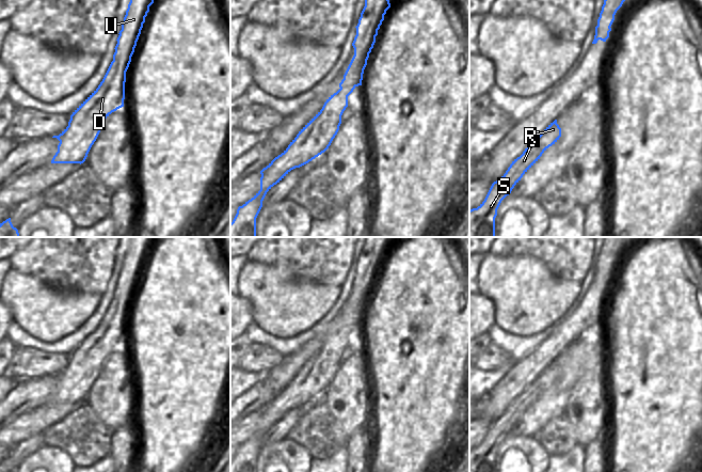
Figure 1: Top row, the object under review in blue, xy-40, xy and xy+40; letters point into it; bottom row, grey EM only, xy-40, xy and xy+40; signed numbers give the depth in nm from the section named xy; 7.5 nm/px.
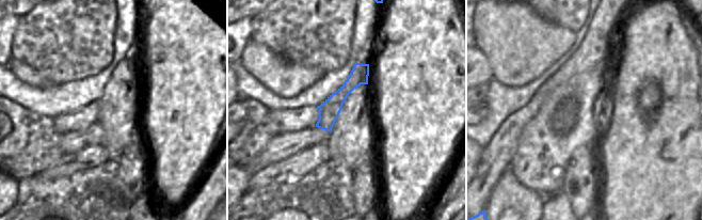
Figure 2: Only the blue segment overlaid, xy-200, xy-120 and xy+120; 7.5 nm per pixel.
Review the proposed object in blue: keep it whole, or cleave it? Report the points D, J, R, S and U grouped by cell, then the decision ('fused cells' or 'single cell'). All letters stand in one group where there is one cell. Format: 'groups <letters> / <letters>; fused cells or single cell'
groups D J R S U; single cell

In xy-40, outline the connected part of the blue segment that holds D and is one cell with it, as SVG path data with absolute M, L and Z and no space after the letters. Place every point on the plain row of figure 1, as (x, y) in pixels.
M130 237L122 263L122 269L116 279L117 283L114 287L113 300L98 327L73 351L68 365L59 375L52 376L57 377L60 382L51 403L83 403L100 372L105 359L112 351L124 346L126 311L131 301L131 296L134 292L143 263L145 262L145 256L155 238L156 237Z

